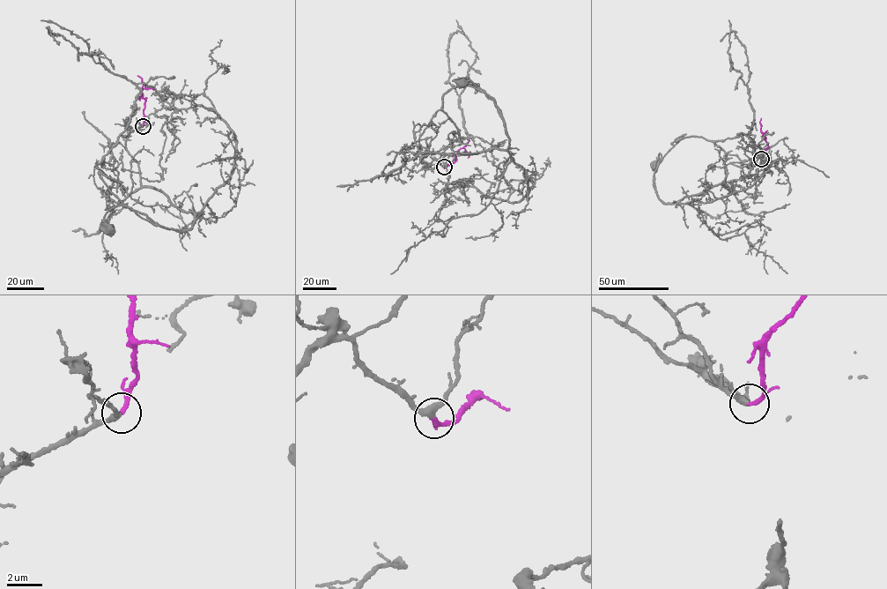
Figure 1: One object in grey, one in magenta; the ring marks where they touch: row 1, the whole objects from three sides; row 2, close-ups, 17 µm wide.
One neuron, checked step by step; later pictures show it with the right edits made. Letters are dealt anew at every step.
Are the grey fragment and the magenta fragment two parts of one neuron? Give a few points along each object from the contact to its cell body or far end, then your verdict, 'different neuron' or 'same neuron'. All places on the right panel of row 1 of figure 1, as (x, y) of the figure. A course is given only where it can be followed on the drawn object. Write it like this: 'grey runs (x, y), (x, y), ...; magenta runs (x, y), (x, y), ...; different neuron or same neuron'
grey runs (761, 159), (751, 176), (669, 203), (659, 200), (655, 189), (660, 153), (654, 165); magenta runs (761, 159), (768, 145), (761, 131), (761, 118); same neuron

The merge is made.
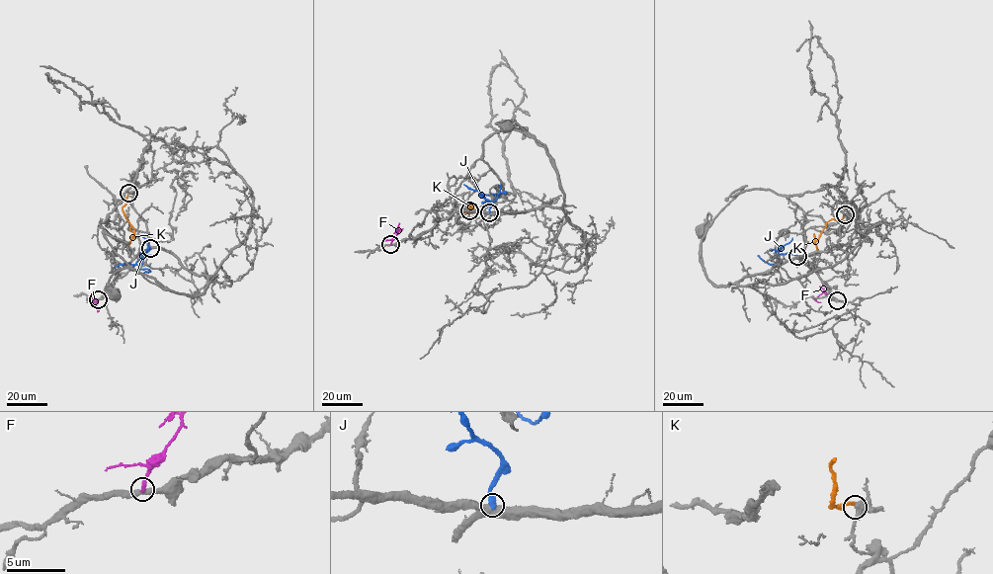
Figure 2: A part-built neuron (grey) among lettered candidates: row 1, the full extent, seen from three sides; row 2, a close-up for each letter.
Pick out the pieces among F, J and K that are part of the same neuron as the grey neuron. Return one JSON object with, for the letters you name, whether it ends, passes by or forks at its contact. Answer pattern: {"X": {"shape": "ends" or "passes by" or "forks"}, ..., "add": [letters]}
{"add": []}

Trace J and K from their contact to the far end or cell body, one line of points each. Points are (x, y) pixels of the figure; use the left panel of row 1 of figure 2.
J: (150, 248), (133, 266), (133, 269), (150, 271), (143, 273)
K: (128, 193), (122, 207), (134, 231), (133, 238), (125, 244)

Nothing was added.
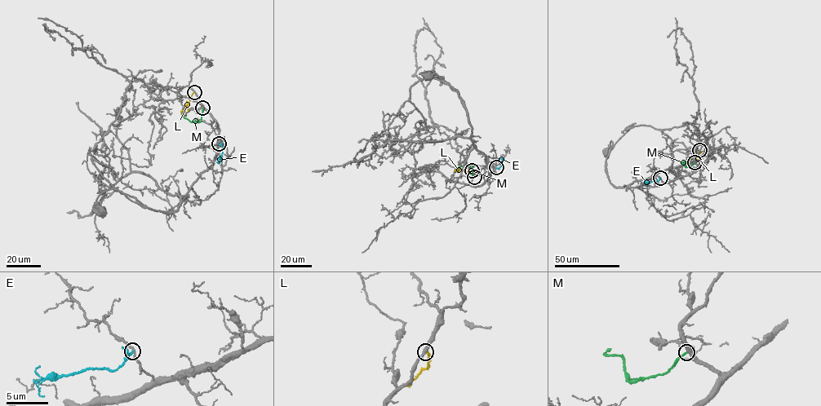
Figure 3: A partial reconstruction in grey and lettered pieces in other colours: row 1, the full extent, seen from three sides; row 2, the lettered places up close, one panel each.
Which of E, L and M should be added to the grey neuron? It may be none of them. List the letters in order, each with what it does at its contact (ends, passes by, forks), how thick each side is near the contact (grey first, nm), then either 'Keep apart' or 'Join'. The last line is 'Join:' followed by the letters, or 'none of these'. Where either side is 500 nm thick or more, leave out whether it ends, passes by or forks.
E: It ends there. Thickness 200 nm (grey) against 200 nm. Keep apart
L: It ends there. Thickness 320 nm (grey) against 200 nm. Keep apart
M: It ends there. Thickness 280 nm (grey) against 220 nm. Keep apart
Join: none of these

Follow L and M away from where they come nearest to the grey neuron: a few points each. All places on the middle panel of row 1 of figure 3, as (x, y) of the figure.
L: (472, 170), (457, 170)
M: (474, 177), (472, 165), (459, 168)

